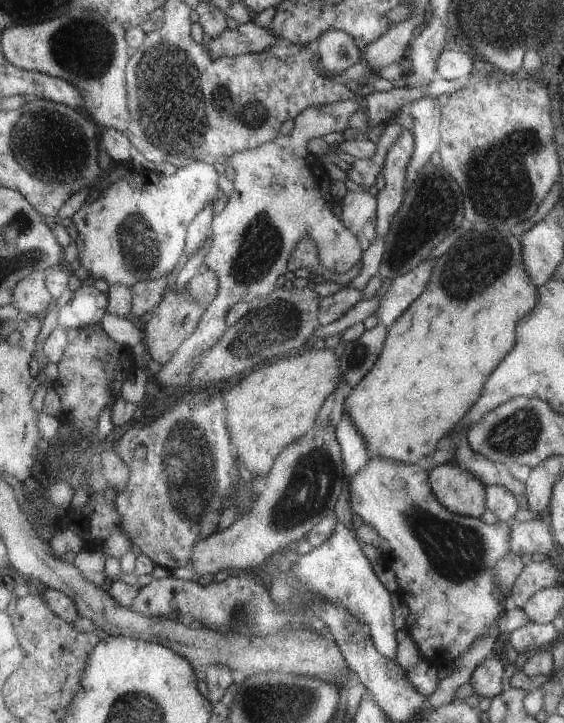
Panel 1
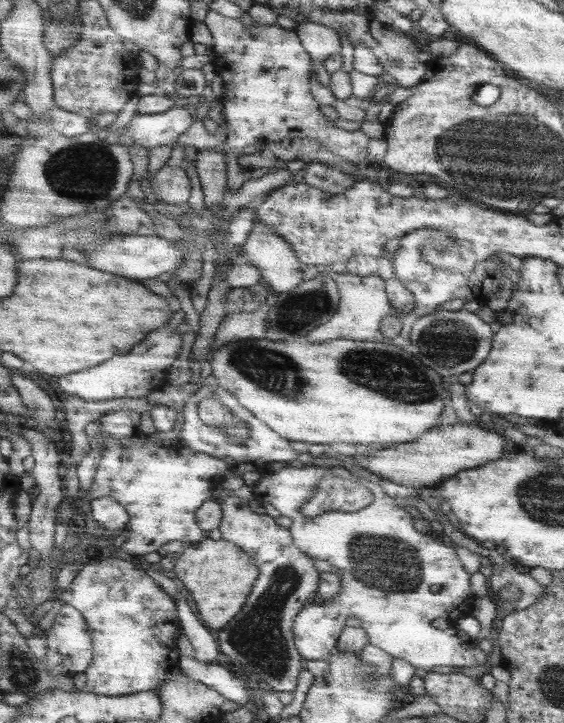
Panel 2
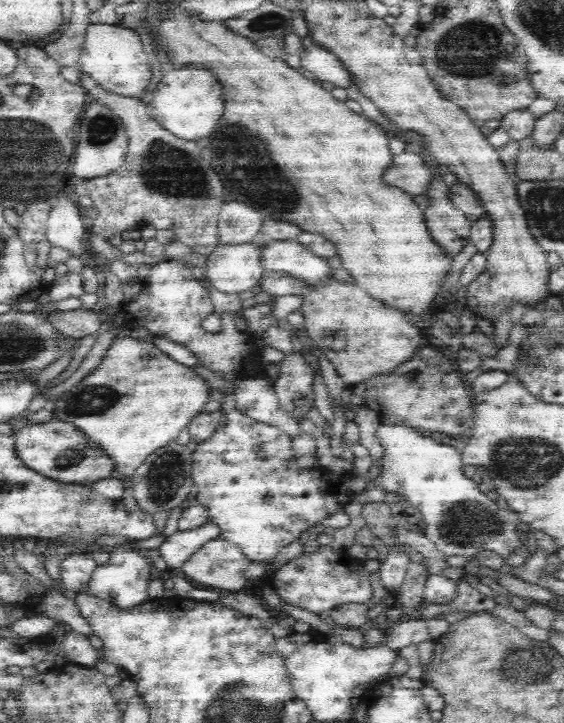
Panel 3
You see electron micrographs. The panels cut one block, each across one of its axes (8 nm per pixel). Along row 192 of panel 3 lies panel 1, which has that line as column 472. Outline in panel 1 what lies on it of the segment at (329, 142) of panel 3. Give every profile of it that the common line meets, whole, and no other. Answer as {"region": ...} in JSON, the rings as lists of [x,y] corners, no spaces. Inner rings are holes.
{"region":[[[493,228],[471,230],[437,260],[425,294],[393,324],[385,350],[369,378],[355,390],[349,390],[345,400],[343,412],[351,416],[357,430],[365,436],[365,442],[369,442],[369,456],[425,464],[439,450],[441,442],[457,430],[465,414],[473,410],[487,378],[517,346],[517,322],[537,306],[539,296],[523,268],[521,252],[525,252],[525,244],[521,242],[523,238]]]}

